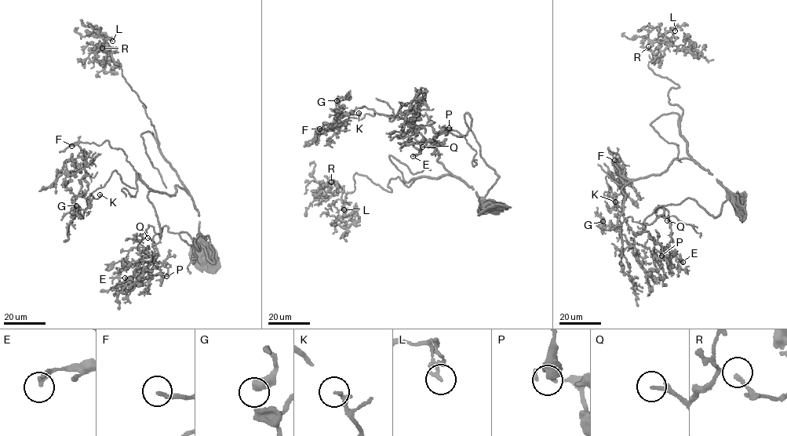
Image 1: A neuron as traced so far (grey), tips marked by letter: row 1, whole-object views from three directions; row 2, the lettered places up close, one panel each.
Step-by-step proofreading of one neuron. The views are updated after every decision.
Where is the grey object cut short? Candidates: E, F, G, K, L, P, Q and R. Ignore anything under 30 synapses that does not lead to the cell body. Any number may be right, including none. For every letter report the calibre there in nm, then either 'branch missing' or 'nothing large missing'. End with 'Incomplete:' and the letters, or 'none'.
E: 160 nm thick; nothing large missing
F: 180 nm thick; branch missing
G: 600 nm thick; branch missing
K: 220 nm thick; branch missing
L: 170 nm thick; nothing large missing
P: 600 nm thick; nothing large missing
Q: 240 nm thick; branch missing
R: 170 nm thick; nothing large missing
Incomplete: F, G, K, Q

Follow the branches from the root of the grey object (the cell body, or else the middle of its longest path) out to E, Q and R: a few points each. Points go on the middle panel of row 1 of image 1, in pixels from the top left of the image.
E: (424, 95), (428, 108), (413, 109), (427, 115), (435, 135), (428, 141), (435, 140), (423, 142), (413, 156)
Q: (424, 95), (420, 98), (428, 108), (413, 109), (427, 115), (435, 135), (428, 141), (439, 144), (422, 147)
R: (424, 95), (406, 115), (452, 176), (409, 187), (398, 176), (389, 192), (356, 172), (344, 201), (331, 182)

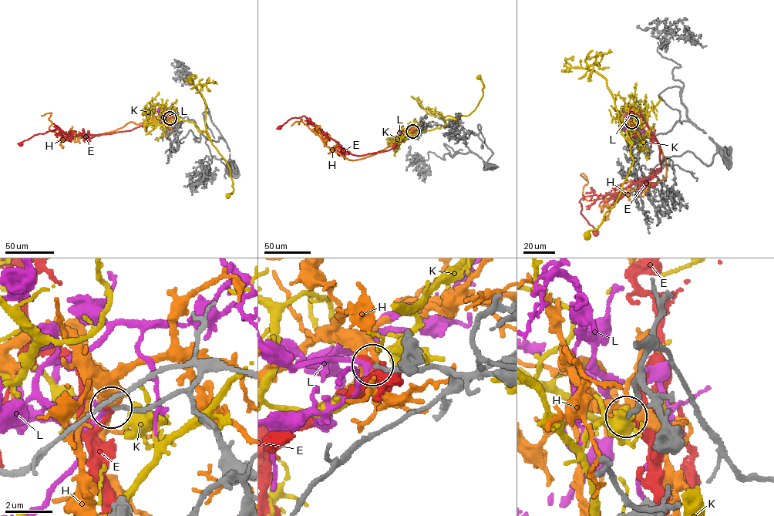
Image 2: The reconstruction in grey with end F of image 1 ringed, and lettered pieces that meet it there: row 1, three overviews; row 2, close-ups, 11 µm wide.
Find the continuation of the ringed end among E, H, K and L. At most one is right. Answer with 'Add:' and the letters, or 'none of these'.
Add: L

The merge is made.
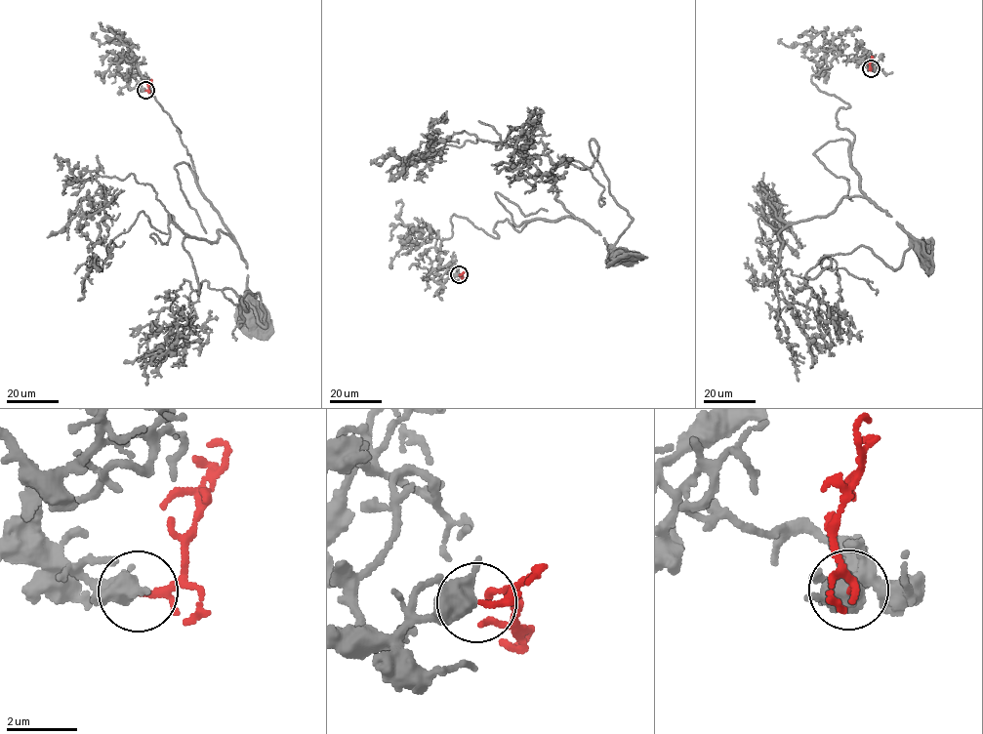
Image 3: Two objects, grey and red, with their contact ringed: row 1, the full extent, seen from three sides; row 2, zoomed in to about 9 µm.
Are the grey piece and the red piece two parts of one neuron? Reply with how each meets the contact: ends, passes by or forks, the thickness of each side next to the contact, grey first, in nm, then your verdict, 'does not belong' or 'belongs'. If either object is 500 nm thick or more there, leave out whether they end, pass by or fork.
grey passes by; red passes by; 480 nm thick on the grey side, 130 nm on the other; belongs

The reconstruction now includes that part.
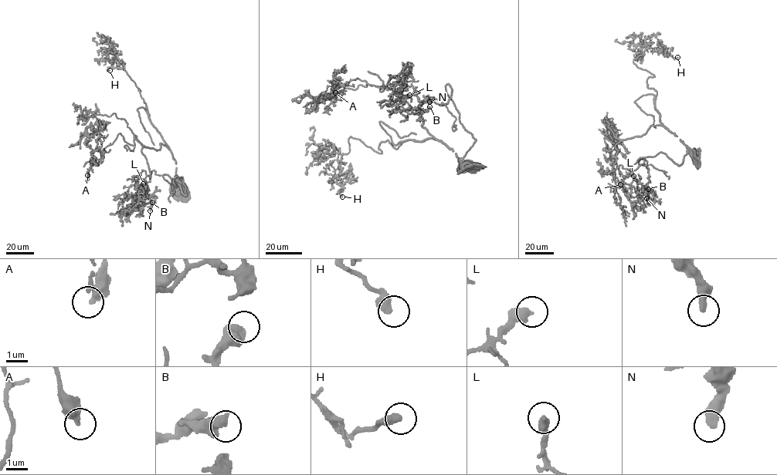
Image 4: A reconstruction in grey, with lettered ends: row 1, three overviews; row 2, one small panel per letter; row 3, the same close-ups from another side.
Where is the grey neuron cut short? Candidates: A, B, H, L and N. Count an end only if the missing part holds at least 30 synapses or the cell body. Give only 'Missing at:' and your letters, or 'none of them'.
Missing at: B

